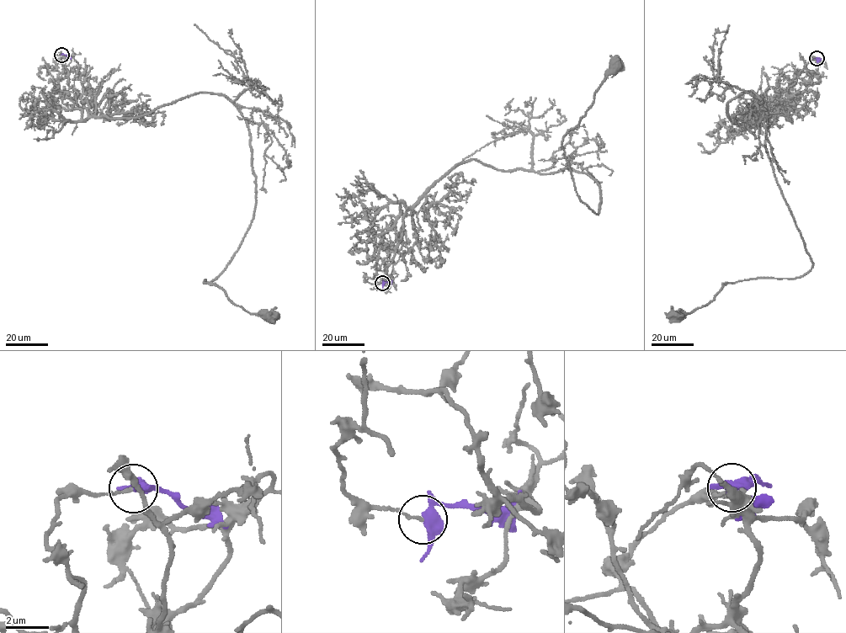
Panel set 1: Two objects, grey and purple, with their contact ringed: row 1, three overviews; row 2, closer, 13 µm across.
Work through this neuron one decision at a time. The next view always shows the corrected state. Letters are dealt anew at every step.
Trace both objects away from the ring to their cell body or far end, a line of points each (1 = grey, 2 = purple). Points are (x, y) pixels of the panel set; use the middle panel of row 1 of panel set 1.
1: (382, 283), (403, 216), (462, 162), (587, 173), (598, 214), (561, 141), (614, 64)
2: (382, 283), (392, 280)

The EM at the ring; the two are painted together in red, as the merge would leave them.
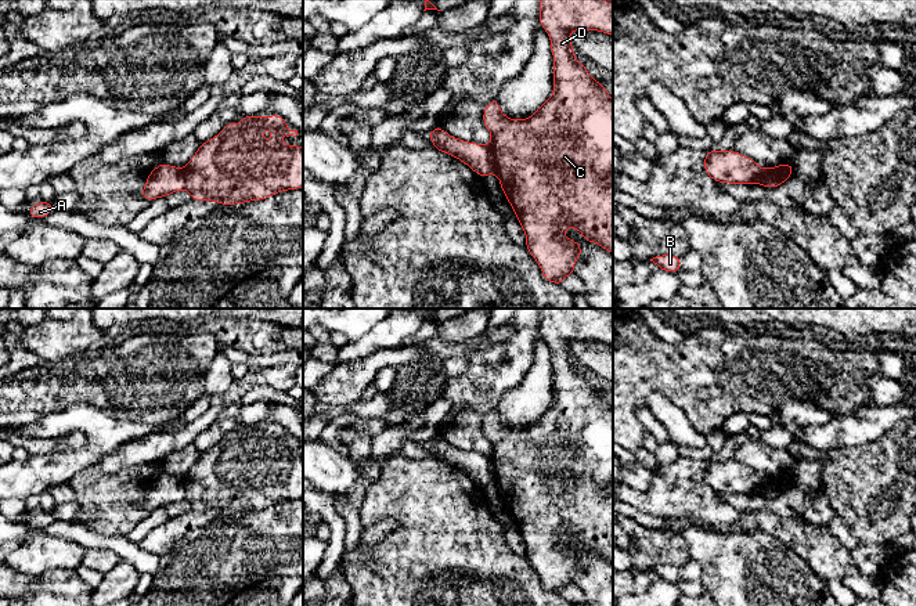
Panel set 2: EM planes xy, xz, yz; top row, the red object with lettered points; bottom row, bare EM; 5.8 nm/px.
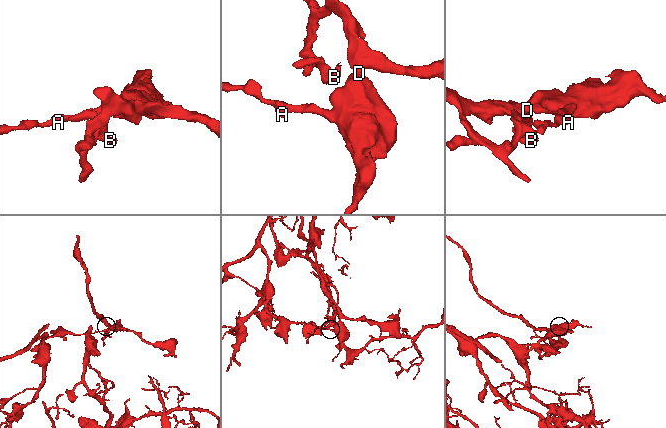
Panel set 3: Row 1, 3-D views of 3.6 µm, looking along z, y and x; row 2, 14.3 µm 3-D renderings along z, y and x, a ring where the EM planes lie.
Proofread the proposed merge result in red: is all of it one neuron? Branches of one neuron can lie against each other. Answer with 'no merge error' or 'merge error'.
merge error

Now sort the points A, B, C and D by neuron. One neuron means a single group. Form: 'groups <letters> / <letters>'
groups A / B C D

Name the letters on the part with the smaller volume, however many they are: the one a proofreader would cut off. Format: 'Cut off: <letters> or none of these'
Cut off: A

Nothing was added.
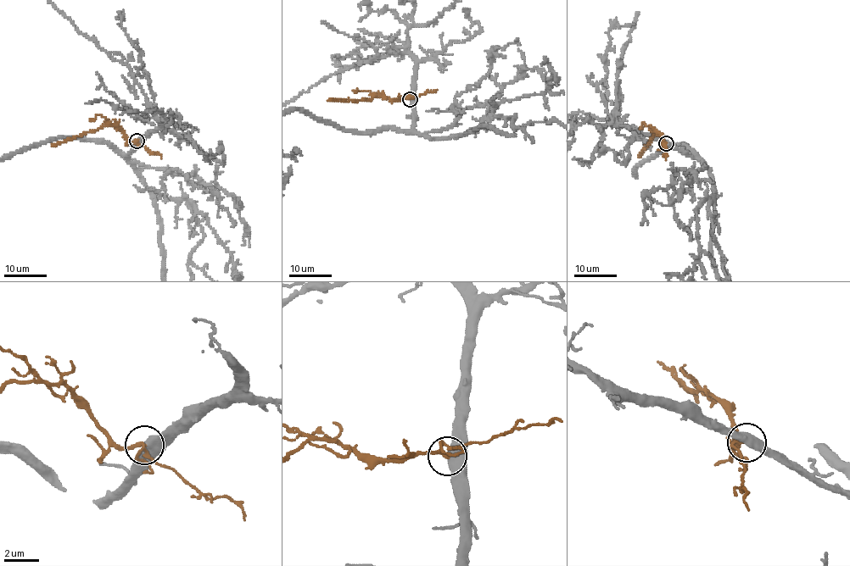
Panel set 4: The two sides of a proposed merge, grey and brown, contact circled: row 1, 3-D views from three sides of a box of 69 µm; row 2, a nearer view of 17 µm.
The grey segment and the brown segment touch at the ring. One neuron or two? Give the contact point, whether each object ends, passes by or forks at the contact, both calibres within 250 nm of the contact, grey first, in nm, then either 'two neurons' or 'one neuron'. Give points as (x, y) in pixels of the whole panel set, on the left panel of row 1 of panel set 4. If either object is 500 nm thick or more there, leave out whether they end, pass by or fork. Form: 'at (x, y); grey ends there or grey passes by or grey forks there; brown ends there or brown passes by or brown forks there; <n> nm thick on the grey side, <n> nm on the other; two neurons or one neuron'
at (137, 141); 500 nm thick on the grey side, 130 nm on the other; one neuron

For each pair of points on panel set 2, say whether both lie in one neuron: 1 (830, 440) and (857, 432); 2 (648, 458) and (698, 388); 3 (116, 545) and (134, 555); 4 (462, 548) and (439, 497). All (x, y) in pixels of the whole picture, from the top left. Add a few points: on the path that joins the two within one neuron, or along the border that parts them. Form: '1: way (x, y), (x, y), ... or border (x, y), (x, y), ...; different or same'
1: way (837, 433), (850, 432); same
2: border (641, 446), (634, 453); different
3: way (121, 545), (130, 551); same
4: way (450, 536), (446, 531), (444, 519), (439, 509); same

